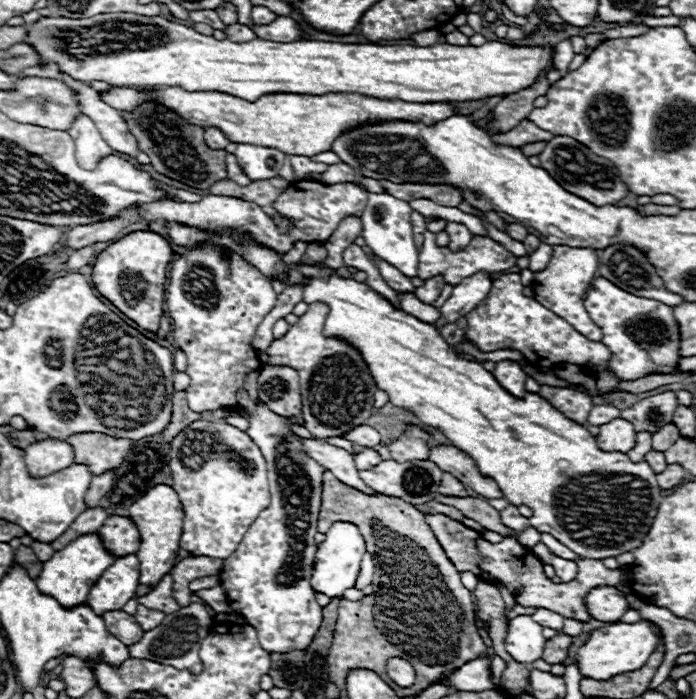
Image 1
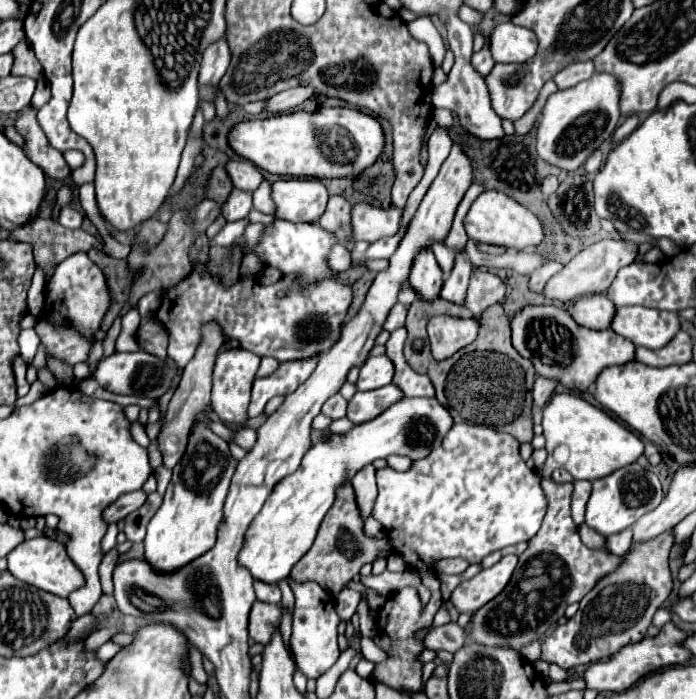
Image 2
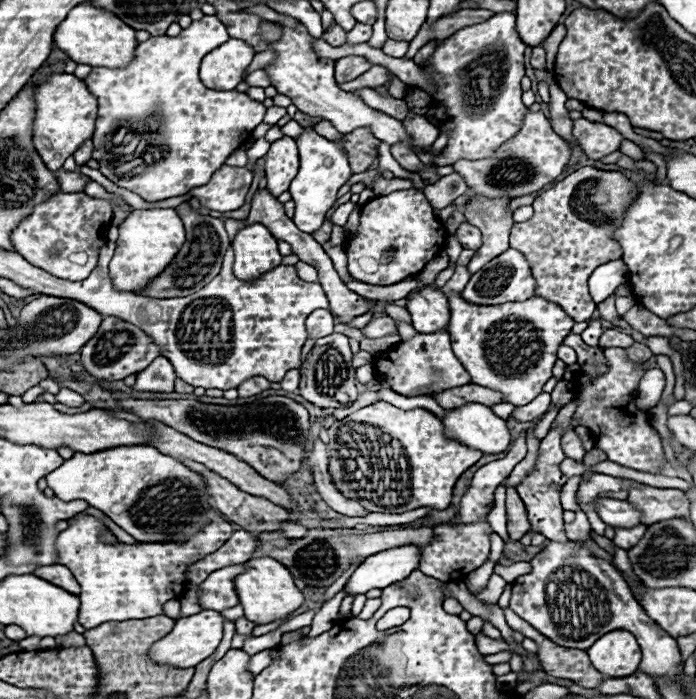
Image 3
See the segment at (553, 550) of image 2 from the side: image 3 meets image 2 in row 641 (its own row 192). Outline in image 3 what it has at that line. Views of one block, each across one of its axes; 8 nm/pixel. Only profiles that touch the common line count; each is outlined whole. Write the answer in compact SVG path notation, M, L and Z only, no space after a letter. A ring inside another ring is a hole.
M528 110L524 114L522 128L516 132L516 136L504 142L494 156L480 160L456 160L452 168L464 178L464 182L474 194L486 198L512 200L518 196L540 192L544 186L552 184L568 166L570 156L572 156L570 144L552 130L548 118L540 110L538 112Z

